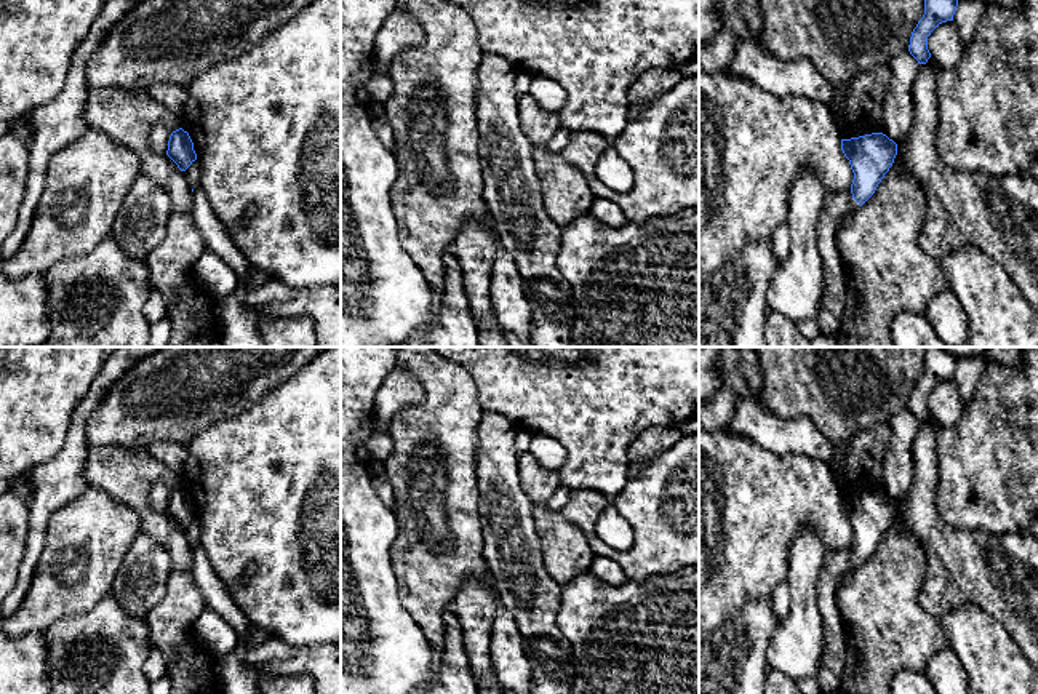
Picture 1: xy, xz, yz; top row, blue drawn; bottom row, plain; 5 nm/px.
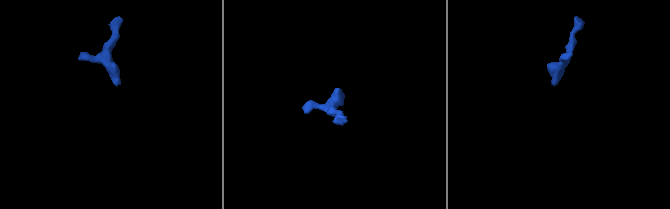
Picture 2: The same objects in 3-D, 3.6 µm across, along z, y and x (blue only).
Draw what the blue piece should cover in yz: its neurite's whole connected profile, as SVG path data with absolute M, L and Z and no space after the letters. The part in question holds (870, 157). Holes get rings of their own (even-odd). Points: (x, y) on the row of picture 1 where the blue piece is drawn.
M883 133L841 139L841 150L849 160L854 179L851 206L841 222L856 213L876 190L897 155L897 144Z

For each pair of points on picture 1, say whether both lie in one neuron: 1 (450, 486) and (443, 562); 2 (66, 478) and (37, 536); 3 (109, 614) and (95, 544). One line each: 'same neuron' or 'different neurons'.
1: same neuron
2: same neuron
3: different neurons

